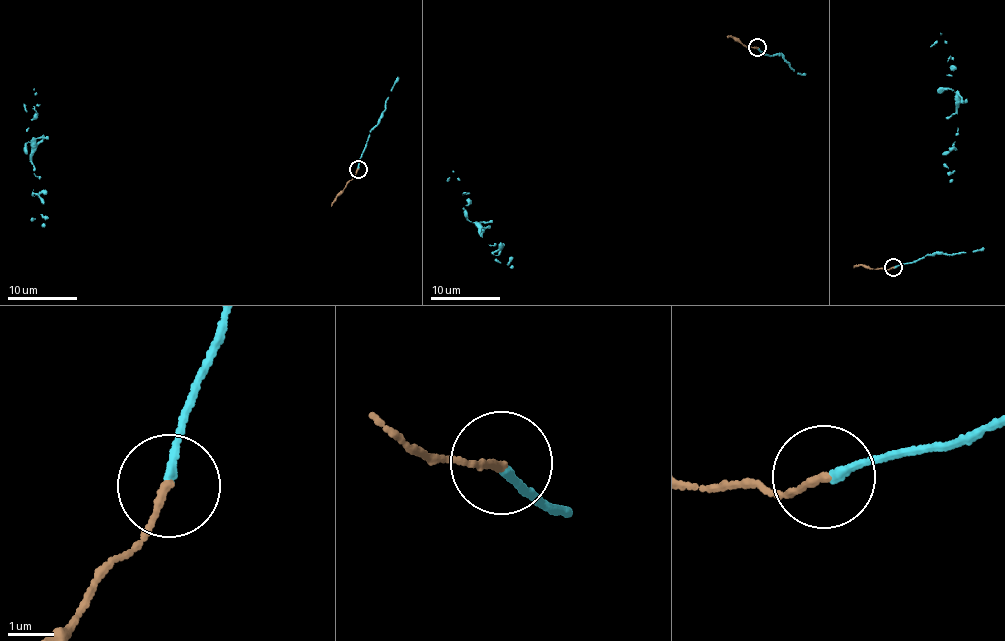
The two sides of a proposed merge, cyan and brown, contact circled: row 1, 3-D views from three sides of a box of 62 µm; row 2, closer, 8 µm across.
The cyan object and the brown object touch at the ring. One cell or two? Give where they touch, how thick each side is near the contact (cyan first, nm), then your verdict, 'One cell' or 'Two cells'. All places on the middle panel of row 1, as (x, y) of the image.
Place: (757, 47). Thickness 180 nm (cyan) against 160 nm. One cell

